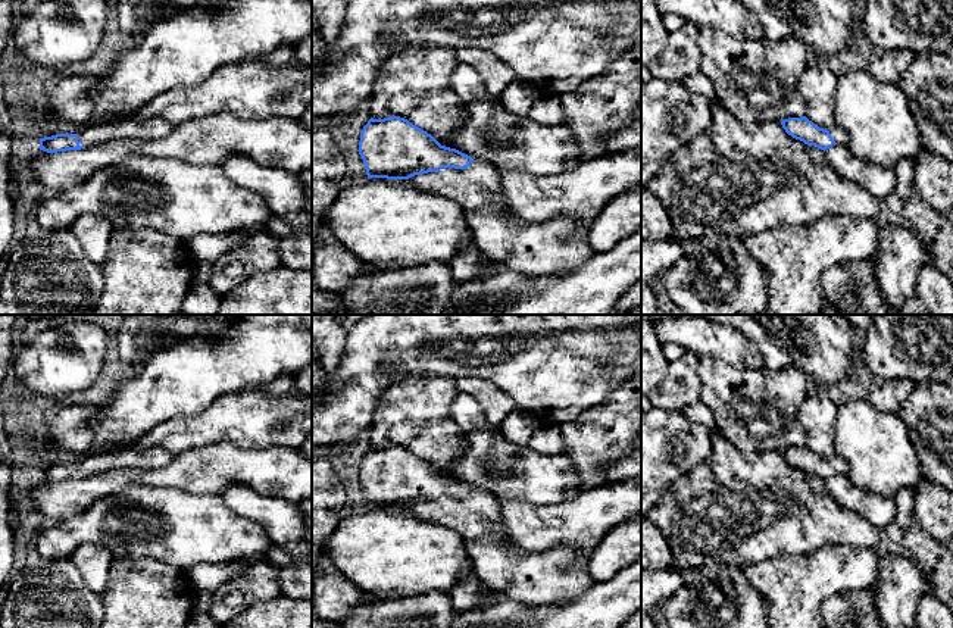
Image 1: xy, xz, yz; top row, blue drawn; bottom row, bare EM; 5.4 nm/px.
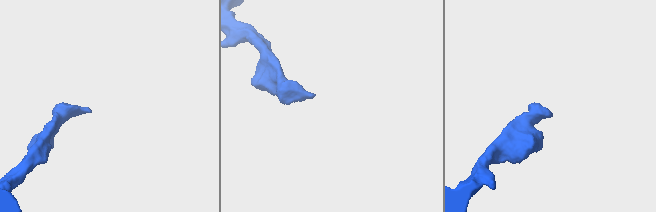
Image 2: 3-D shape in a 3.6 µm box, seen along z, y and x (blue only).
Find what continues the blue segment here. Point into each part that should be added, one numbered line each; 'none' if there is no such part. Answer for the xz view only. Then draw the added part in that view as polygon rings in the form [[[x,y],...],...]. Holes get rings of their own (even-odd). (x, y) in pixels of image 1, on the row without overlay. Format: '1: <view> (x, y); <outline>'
1: xz (559, 574); [[[474,490],[465,499],[446,497],[415,504],[410,513],[421,519],[437,519],[438,524],[456,529],[465,541],[479,581],[509,599],[532,604],[562,604],[582,596],[597,584],[588,572],[590,557],[582,550],[556,544],[538,553],[528,553],[512,544],[503,532],[499,500],[488,491]]]

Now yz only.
1: yz (839, 465); [[[837,454],[829,459],[829,463],[831,463],[834,472],[840,474],[840,475],[843,475],[849,469],[847,463]]]

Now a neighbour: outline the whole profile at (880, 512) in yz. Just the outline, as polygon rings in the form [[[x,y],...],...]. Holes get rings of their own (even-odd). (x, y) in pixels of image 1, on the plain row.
[[[834,474],[824,484],[827,493],[841,507],[863,516],[877,529],[885,529],[896,519],[897,507],[893,499],[863,491],[847,474]]]

